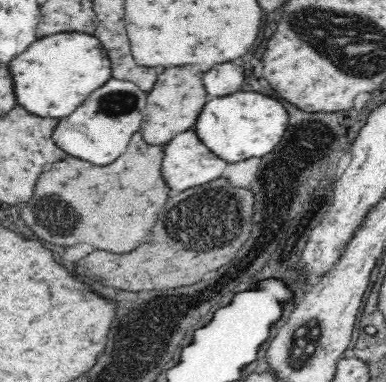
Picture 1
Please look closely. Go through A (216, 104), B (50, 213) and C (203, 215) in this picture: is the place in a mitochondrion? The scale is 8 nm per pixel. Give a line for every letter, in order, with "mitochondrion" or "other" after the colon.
A: other
B: mitochondrion
C: mitochondrion

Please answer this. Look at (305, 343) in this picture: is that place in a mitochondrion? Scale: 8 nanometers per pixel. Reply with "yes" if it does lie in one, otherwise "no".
yes

